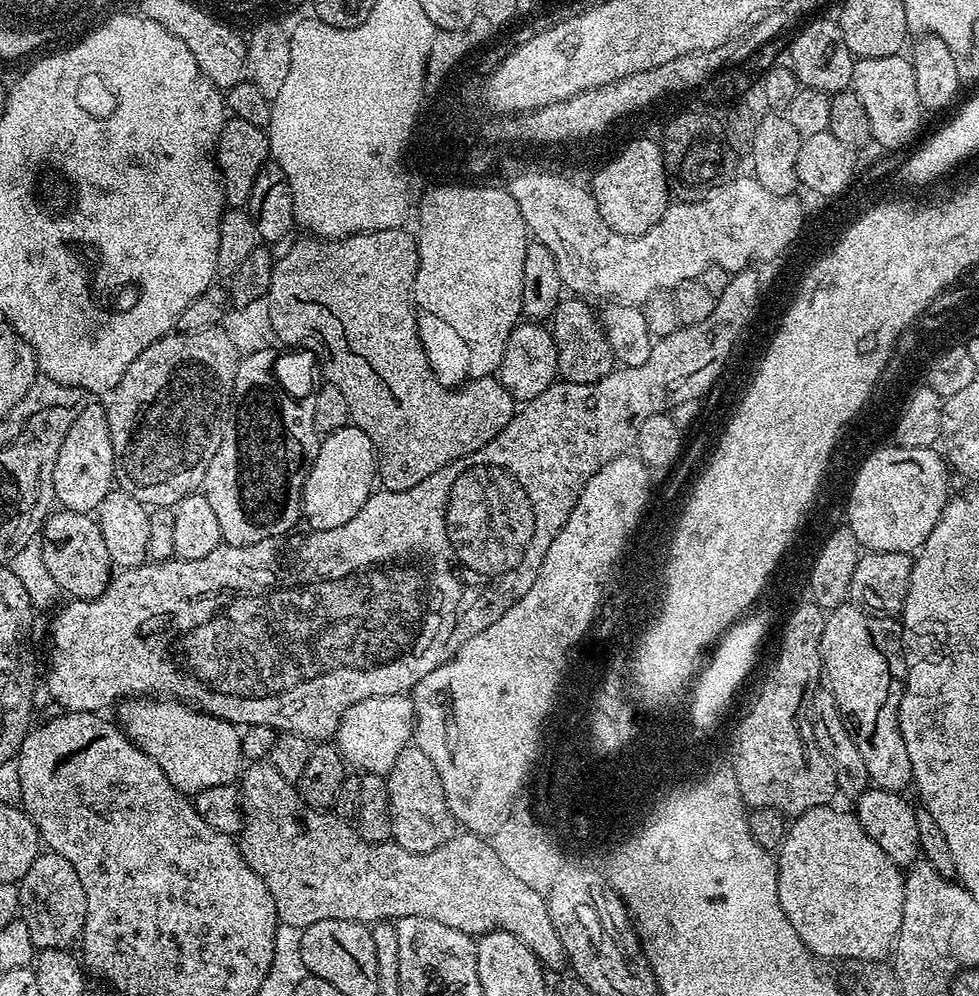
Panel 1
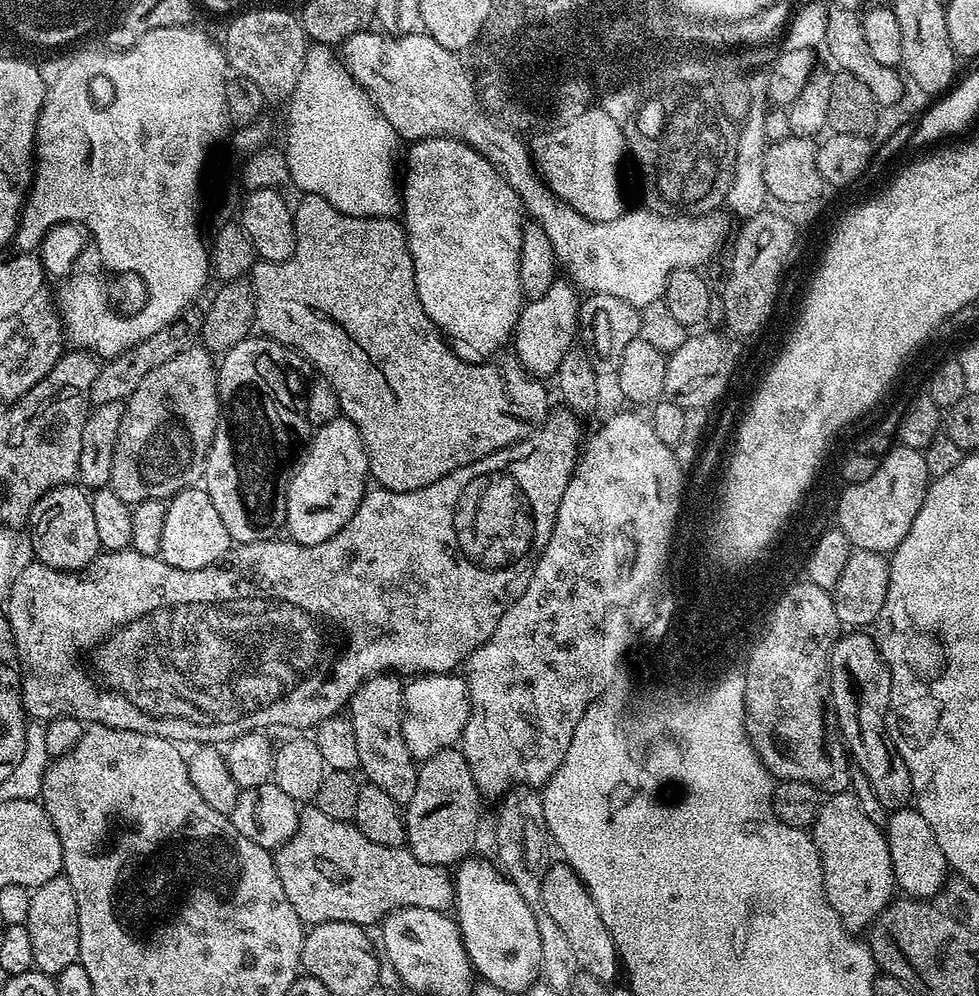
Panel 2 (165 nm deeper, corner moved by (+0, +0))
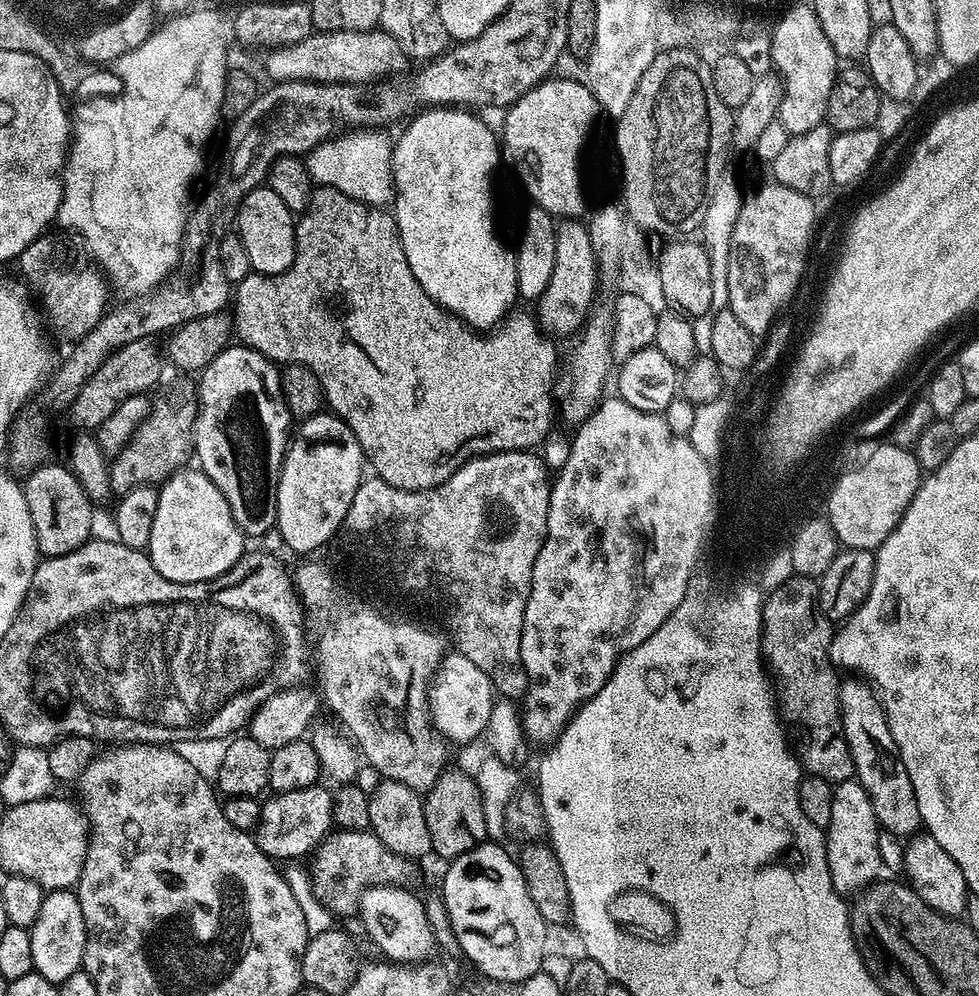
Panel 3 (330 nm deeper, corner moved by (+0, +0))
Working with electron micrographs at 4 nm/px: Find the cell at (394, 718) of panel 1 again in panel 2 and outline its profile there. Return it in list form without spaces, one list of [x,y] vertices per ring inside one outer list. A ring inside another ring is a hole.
[[[425,673],[411,679],[404,689],[404,720],[402,722],[404,741],[413,759],[423,762],[444,748],[453,747],[464,733],[471,715],[467,681],[453,673]]]

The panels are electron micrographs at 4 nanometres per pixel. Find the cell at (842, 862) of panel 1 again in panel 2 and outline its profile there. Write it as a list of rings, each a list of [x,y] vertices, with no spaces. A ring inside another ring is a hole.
[[[851,791],[829,795],[821,803],[810,835],[822,862],[824,897],[843,920],[845,929],[867,929],[894,896],[887,835],[862,814],[862,806]]]

